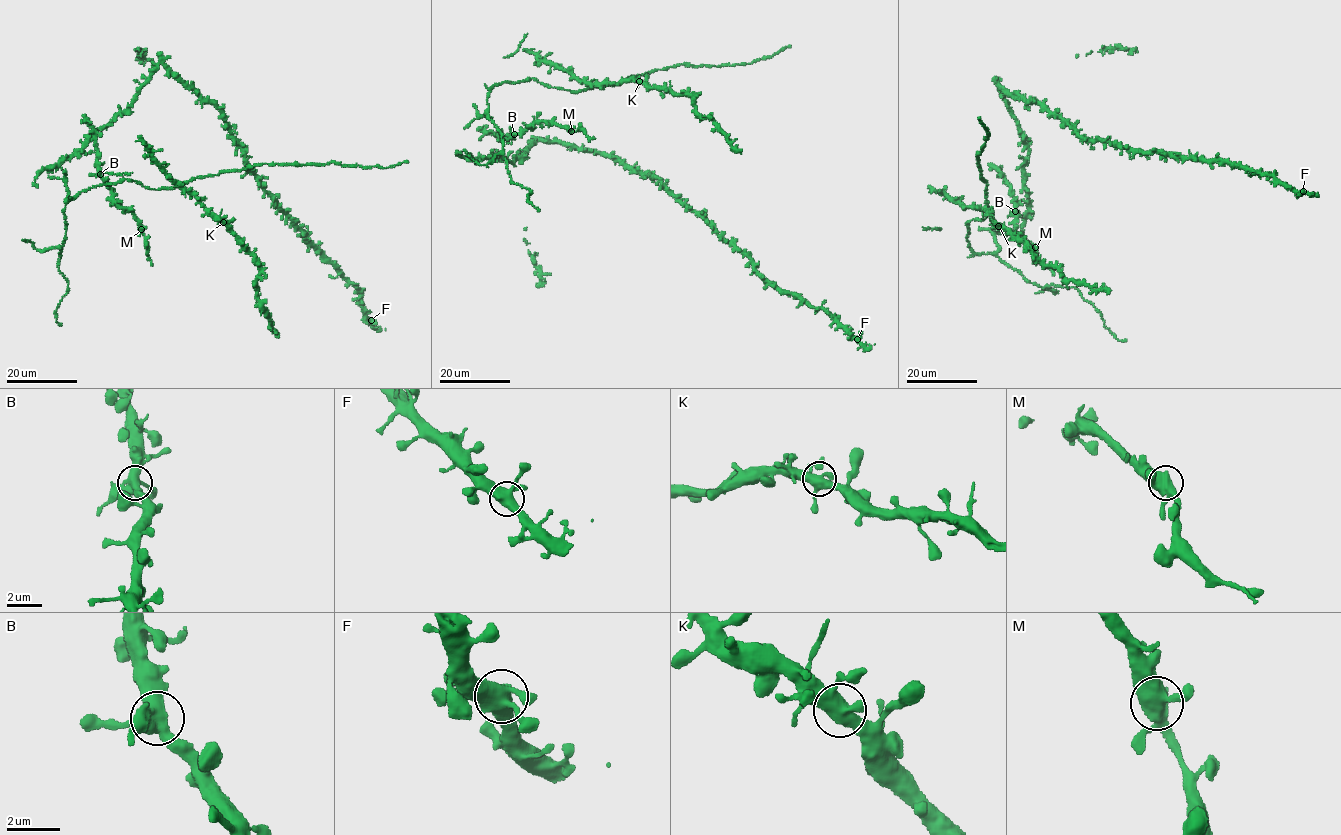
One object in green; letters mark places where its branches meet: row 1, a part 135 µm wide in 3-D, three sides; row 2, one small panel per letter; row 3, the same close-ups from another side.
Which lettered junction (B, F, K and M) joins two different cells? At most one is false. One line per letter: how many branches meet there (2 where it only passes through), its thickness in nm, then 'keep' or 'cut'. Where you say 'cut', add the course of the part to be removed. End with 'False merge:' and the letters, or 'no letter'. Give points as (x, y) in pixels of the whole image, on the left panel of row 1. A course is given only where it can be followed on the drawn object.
B: 4 branches meet; 480 nm thick; keep
F: 4 branches meet; 480 nm thick; keep
K: 4 branches meet; 480 nm thick; keep
M: 4 branches meet; 500 nm thick; keep
False merge: no letter

